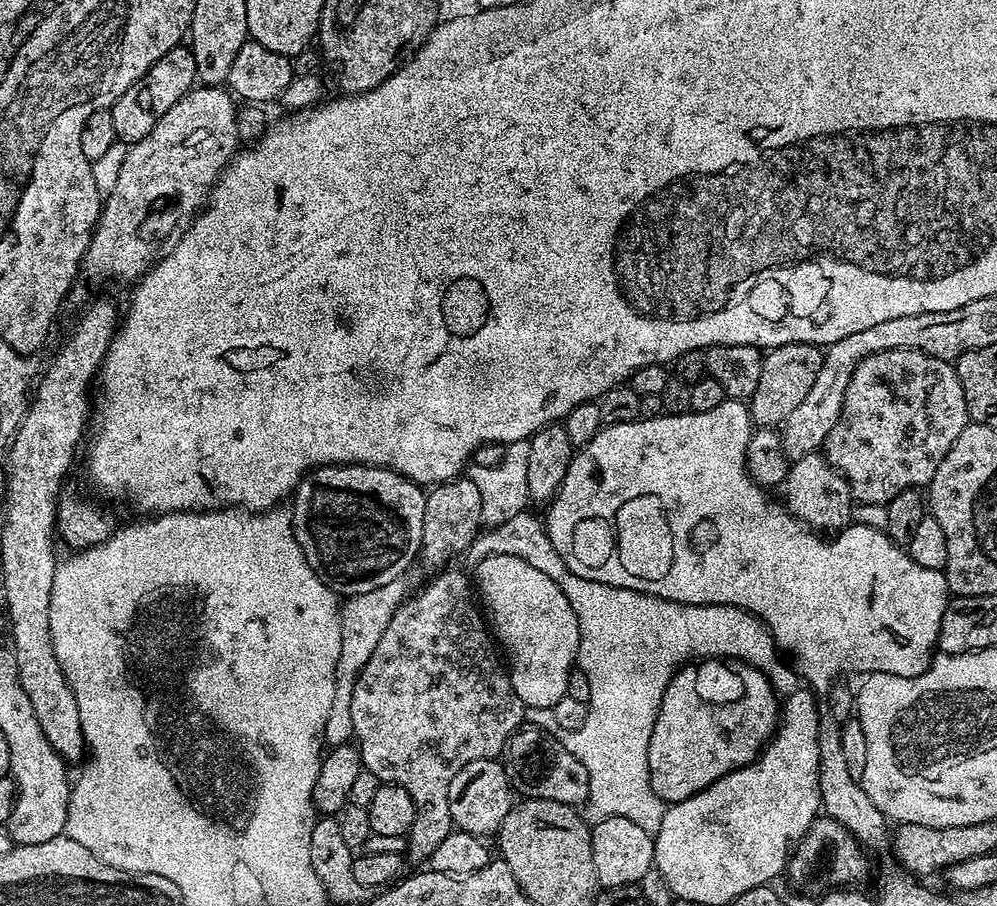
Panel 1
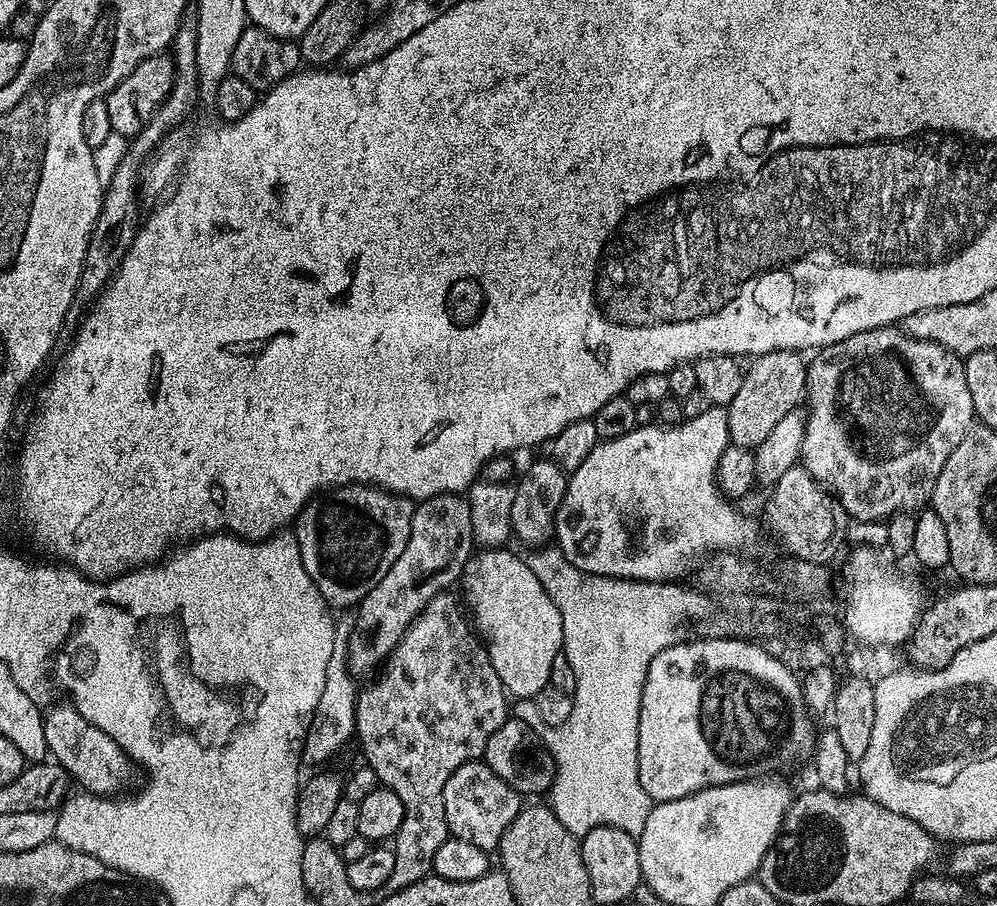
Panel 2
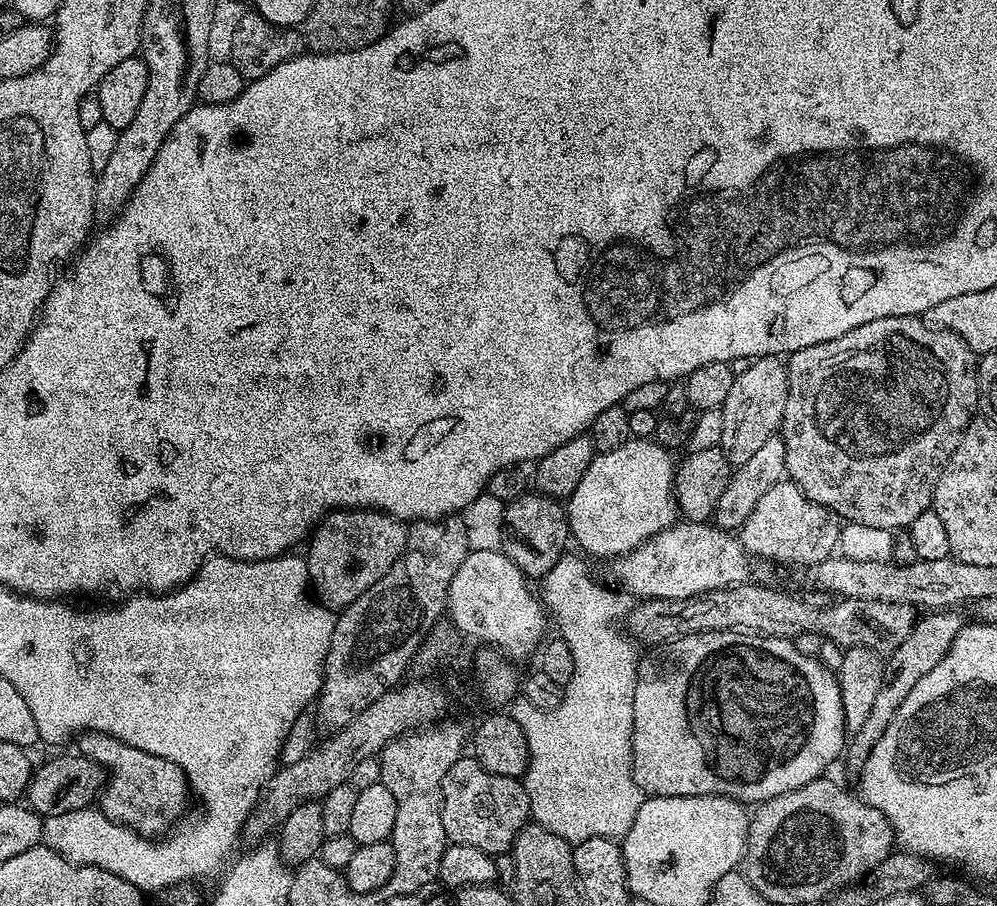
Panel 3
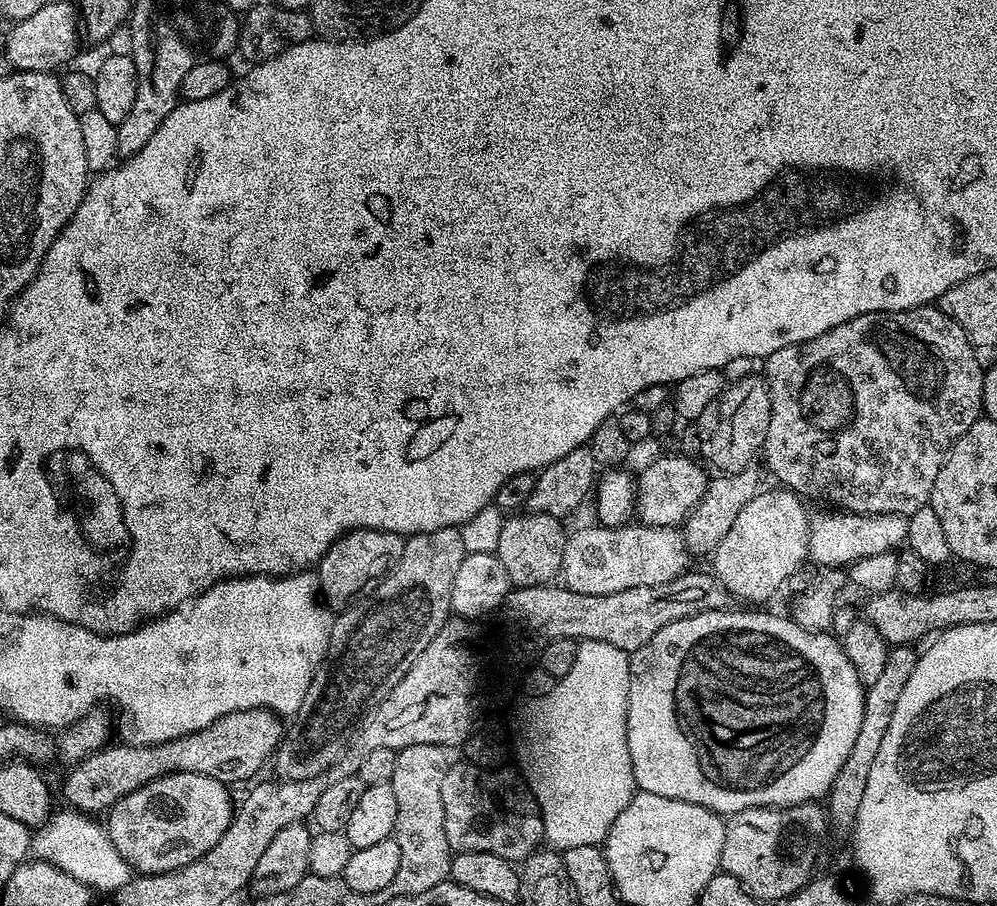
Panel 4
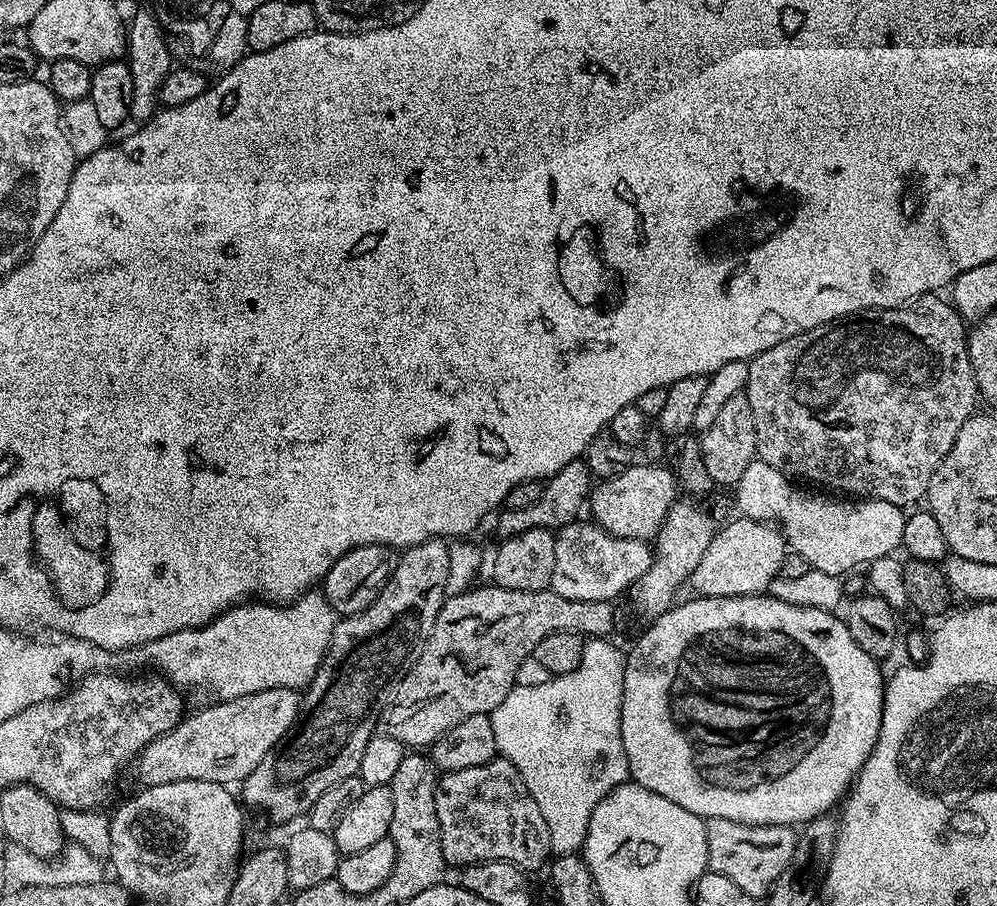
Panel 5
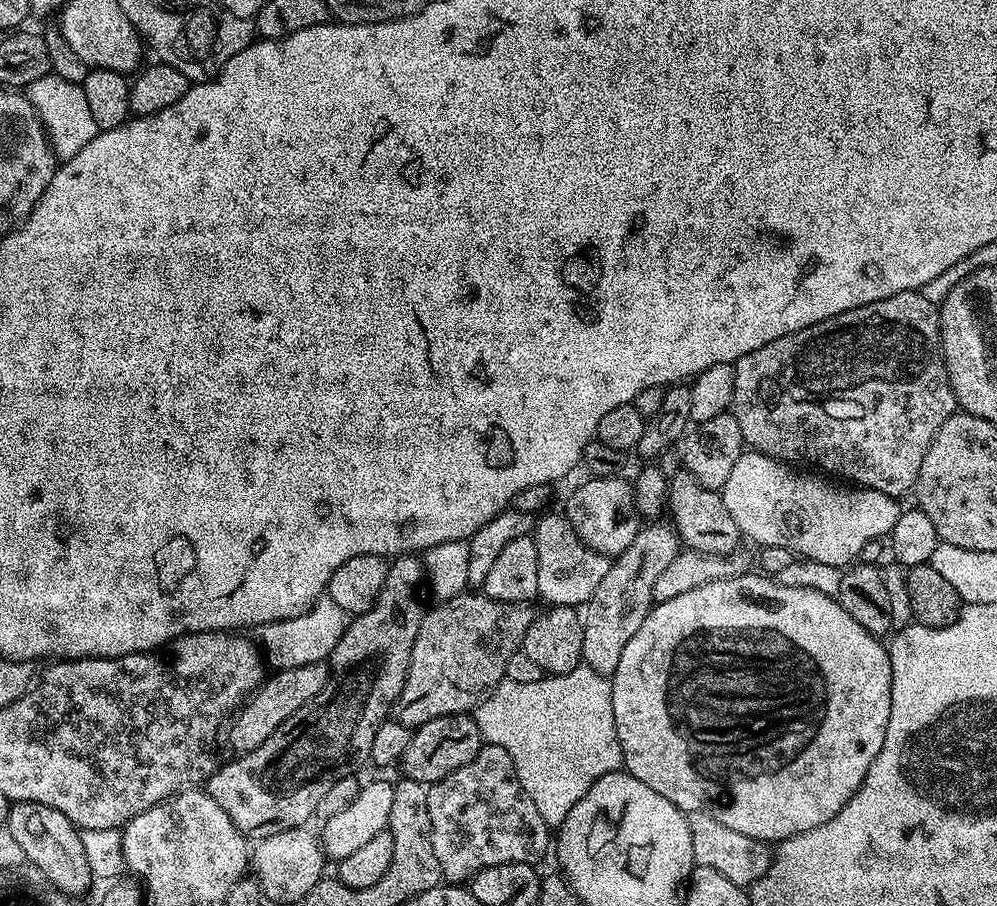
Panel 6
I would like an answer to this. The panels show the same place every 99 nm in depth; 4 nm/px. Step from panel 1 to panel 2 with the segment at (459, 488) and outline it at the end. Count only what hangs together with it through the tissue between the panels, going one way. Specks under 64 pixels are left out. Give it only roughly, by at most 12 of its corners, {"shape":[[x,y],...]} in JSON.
{"shape":[[416,504],[410,542],[355,609],[348,671],[371,677],[473,554],[471,508]]}

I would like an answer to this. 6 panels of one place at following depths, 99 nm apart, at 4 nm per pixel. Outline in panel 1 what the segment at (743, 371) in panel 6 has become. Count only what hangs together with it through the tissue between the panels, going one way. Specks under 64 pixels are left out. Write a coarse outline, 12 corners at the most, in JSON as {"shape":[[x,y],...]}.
{"shape":[[949,361],[856,364],[822,455],[853,501],[931,484],[969,422]]}

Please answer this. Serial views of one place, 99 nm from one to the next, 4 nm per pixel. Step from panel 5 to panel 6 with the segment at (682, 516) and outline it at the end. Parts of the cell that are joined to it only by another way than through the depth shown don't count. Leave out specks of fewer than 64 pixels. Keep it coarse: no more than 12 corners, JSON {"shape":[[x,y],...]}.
{"shape":[[641,527],[579,609],[583,663],[611,678],[682,551]]}

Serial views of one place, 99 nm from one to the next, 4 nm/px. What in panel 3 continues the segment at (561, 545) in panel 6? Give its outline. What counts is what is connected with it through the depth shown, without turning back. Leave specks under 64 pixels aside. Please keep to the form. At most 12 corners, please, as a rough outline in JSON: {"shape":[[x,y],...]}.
{"shape":[[677,522],[611,561],[632,598],[685,600],[753,579],[712,522]]}

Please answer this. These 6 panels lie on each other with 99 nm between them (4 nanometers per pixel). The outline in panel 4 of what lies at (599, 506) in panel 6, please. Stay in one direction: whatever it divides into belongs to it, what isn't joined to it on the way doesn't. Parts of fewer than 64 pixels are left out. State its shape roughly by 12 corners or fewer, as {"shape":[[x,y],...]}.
{"shape":[[660,454],[634,484],[635,519],[676,528],[699,506],[700,460]]}

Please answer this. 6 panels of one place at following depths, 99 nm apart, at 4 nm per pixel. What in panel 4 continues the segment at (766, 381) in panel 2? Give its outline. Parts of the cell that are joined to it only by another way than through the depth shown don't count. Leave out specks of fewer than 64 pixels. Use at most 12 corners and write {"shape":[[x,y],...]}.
{"shape":[[763,375],[729,383],[707,463],[741,472],[761,455],[772,403]]}

